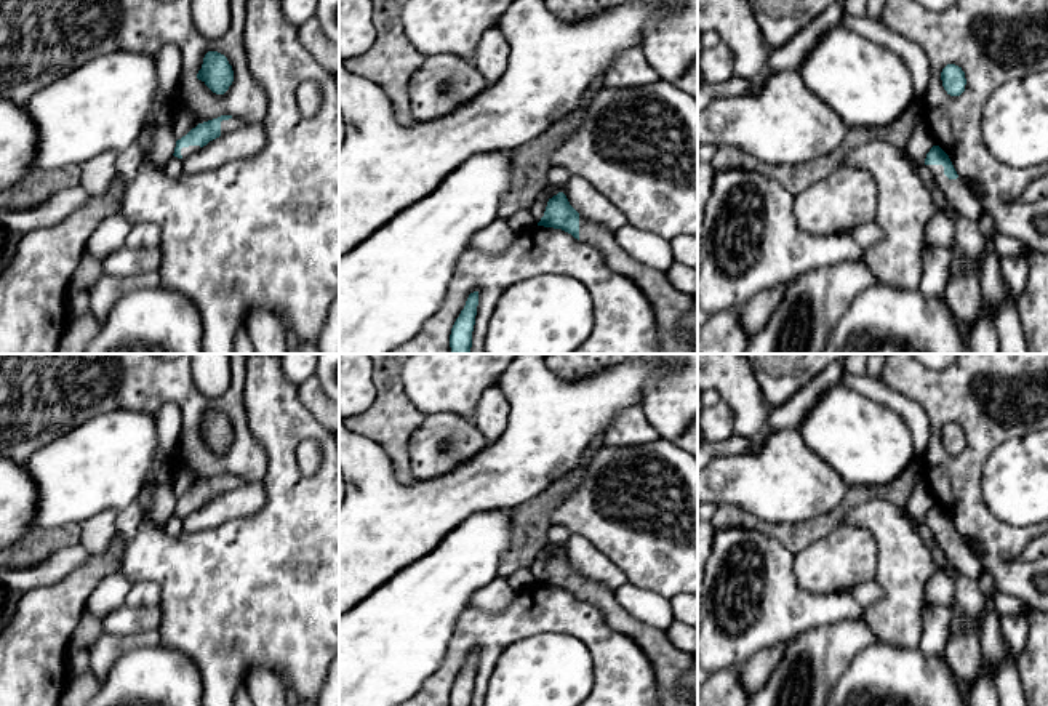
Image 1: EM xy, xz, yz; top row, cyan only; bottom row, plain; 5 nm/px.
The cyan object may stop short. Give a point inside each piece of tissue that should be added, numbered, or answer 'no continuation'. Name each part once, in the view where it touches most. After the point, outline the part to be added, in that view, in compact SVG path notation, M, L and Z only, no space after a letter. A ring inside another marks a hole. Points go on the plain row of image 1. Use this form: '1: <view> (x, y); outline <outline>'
1: yz (959, 554); outline M928 523L933 538L942 549L947 564L950 564L962 576L979 580L982 567L974 551L960 538L949 538L942 523Z

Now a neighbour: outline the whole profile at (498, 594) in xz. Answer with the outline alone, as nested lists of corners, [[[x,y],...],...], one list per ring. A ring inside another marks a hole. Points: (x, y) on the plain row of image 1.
[[[496,576],[486,588],[474,592],[470,608],[483,612],[501,612],[507,608],[517,597],[507,578]]]

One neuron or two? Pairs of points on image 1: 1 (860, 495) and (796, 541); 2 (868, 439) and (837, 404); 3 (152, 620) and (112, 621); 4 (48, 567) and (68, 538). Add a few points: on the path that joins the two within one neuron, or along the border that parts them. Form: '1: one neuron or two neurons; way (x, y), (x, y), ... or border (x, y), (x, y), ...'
1: one neuron; way (844, 509), (834, 519), (812, 530)
2: one neuron; way (860, 431), (840, 412)
3: one neuron; way (143, 620), (122, 621)
4: two neurons; border (77, 543), (63, 546), (45, 559), (26, 567)

